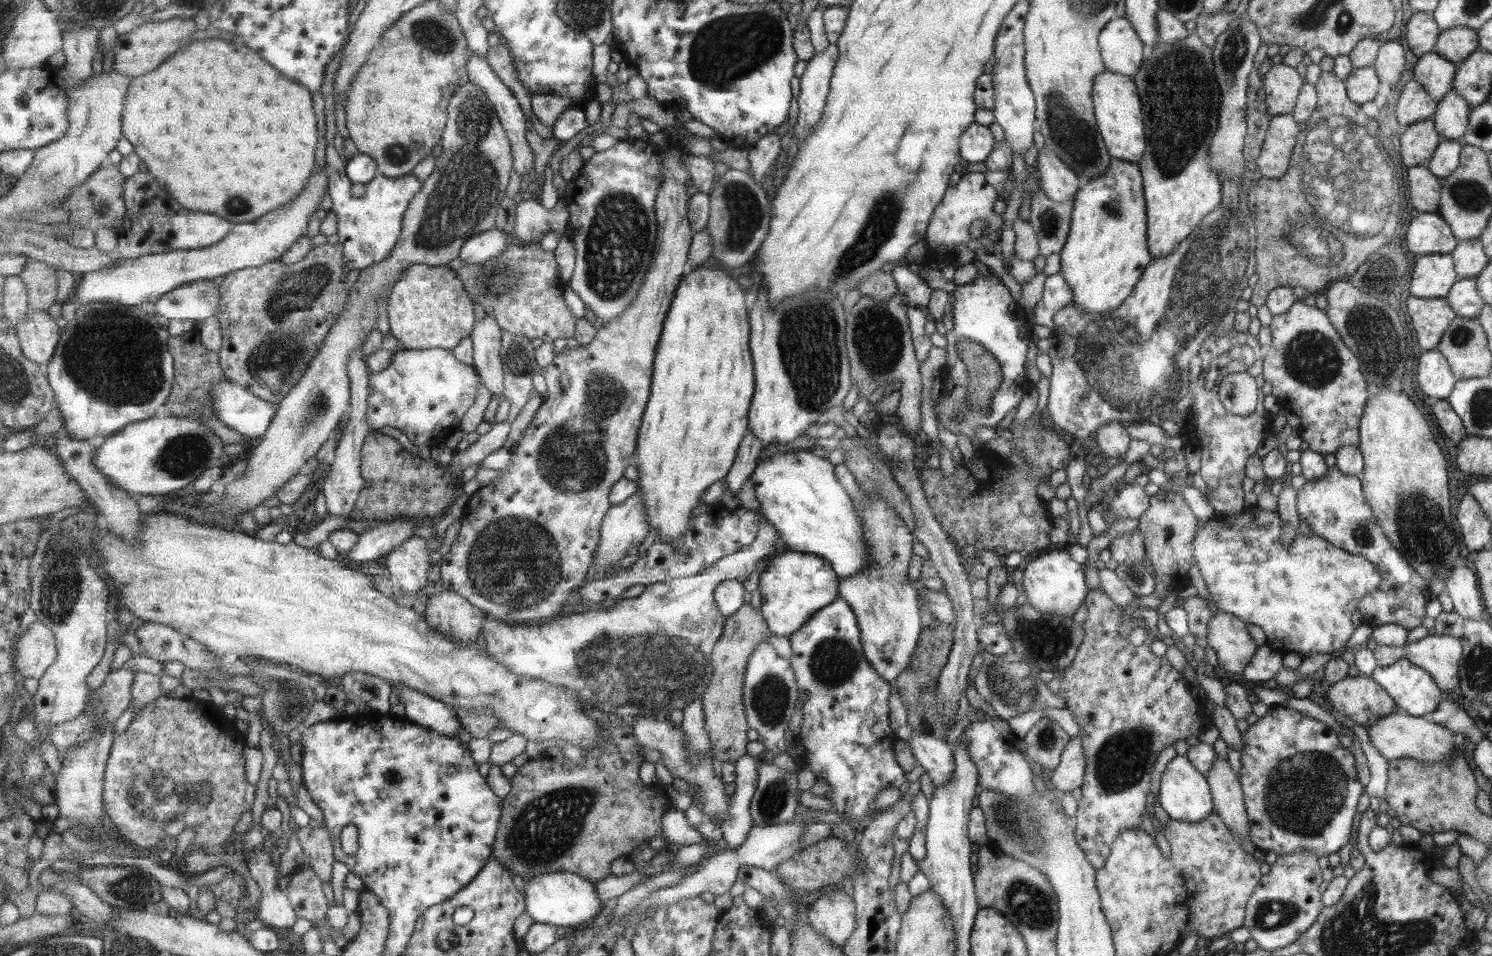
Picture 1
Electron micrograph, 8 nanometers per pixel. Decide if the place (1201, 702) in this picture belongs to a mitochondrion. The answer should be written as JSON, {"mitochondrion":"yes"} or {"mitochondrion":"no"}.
{"mitochondrion":"no"}

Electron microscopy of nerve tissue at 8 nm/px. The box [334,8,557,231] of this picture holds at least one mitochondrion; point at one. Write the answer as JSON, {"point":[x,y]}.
{"point":[429,33]}

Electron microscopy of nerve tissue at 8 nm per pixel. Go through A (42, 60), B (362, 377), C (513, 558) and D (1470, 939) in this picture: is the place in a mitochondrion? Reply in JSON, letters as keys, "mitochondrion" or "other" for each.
{"A":"other","B":"other","C":"mitochondrion","D":"other"}

